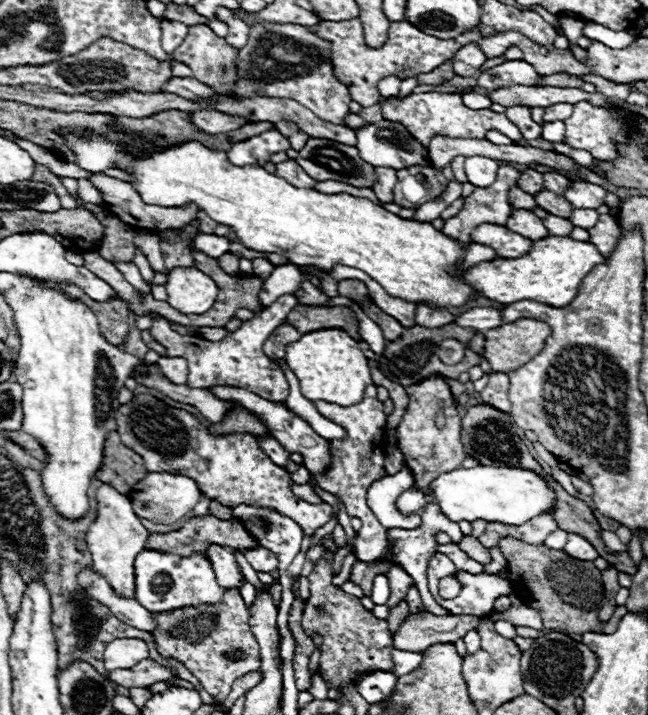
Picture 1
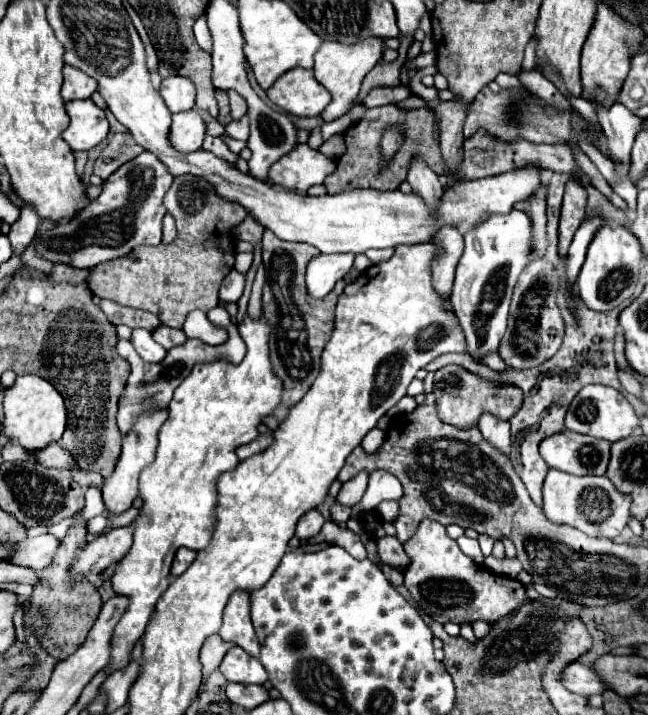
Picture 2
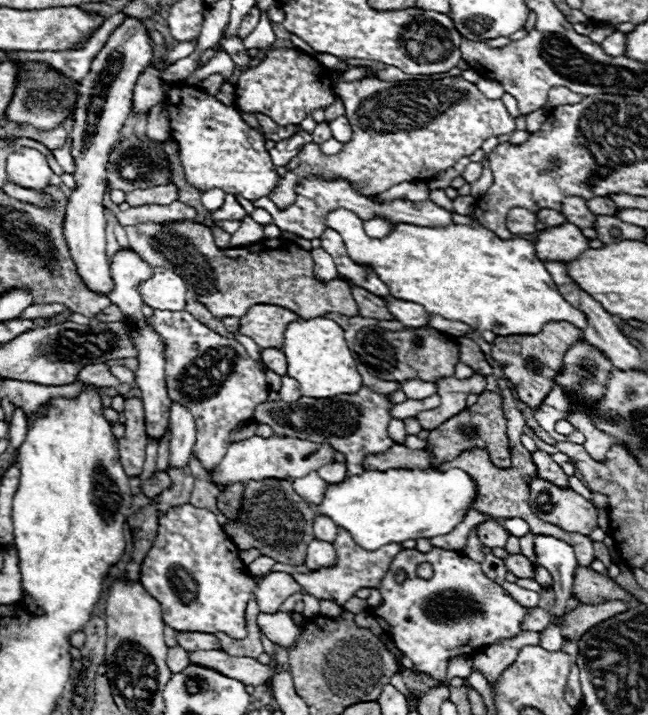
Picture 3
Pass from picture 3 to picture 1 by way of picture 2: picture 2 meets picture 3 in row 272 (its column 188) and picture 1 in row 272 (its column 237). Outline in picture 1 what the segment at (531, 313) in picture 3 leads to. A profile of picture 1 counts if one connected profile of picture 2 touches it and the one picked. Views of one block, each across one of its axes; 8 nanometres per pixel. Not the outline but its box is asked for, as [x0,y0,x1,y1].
[68,132,498,308]

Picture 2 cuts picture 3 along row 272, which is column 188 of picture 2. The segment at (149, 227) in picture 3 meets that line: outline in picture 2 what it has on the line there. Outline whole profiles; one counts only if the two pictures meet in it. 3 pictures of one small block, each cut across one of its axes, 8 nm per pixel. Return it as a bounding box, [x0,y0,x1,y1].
[90,178,246,330]

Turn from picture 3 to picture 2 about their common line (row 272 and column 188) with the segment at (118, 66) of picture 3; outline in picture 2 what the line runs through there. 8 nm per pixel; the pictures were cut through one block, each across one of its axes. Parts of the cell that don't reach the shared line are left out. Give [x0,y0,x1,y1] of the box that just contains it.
[160,76,196,112]

